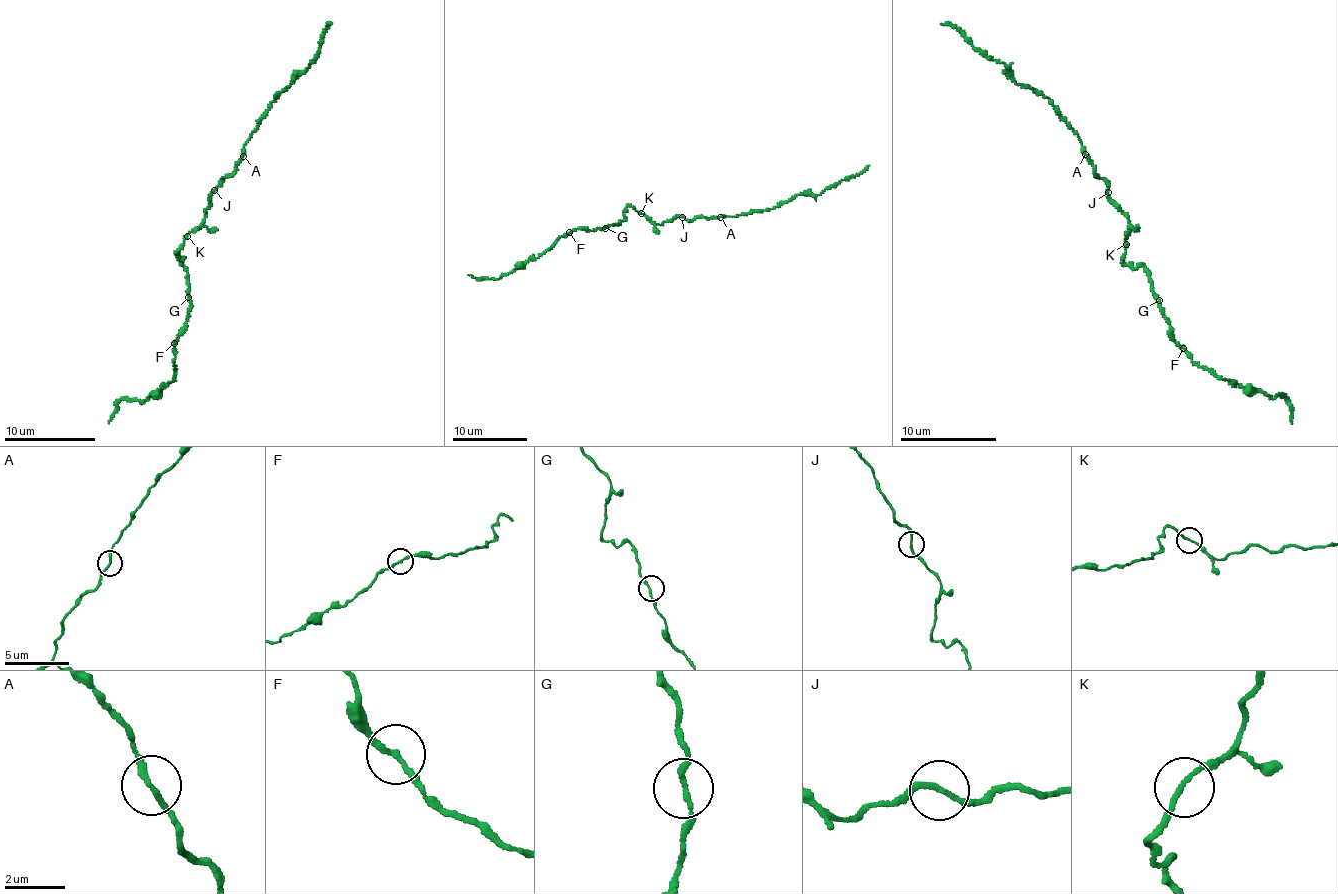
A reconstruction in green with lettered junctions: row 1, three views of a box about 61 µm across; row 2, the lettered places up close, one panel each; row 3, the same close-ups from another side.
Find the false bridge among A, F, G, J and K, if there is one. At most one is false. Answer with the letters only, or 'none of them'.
none of them

